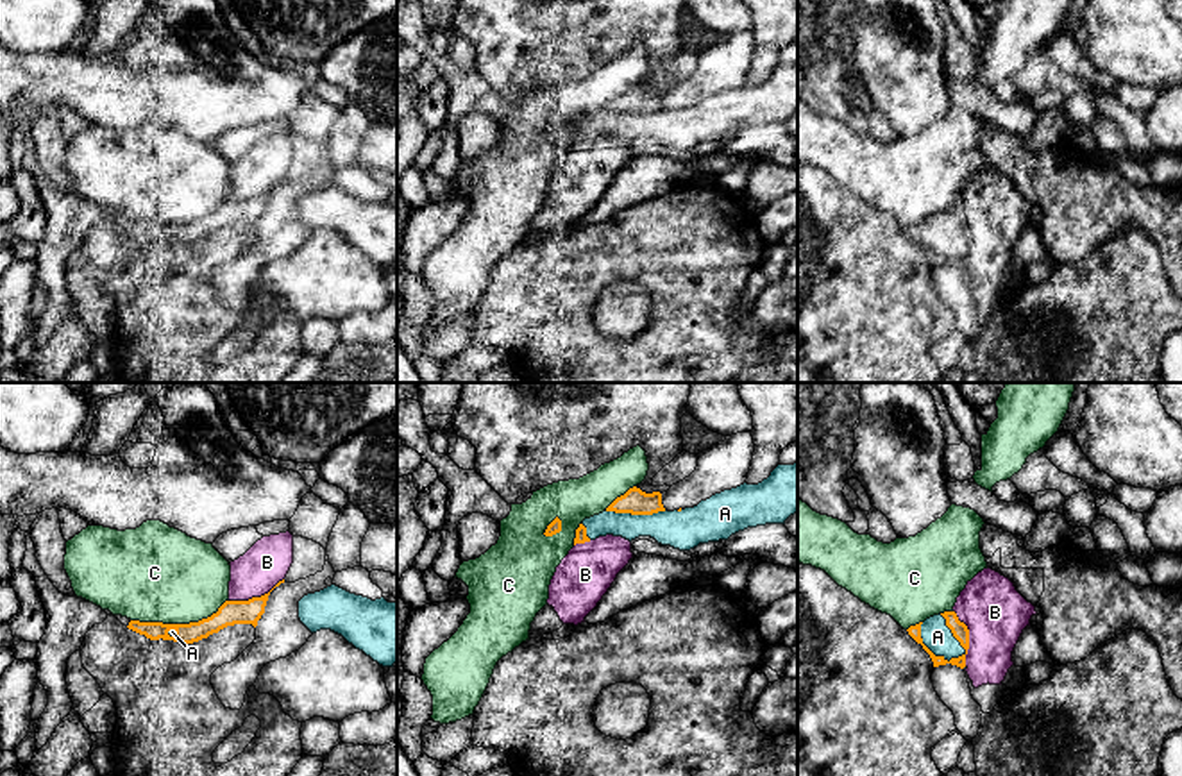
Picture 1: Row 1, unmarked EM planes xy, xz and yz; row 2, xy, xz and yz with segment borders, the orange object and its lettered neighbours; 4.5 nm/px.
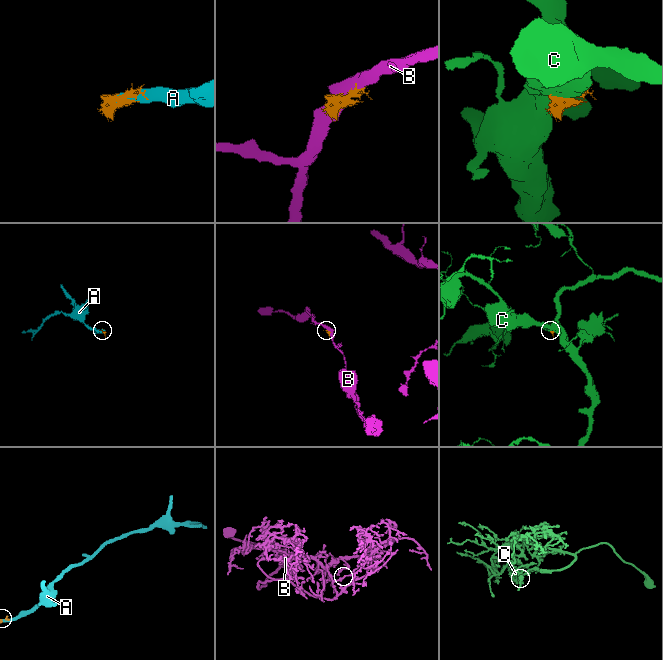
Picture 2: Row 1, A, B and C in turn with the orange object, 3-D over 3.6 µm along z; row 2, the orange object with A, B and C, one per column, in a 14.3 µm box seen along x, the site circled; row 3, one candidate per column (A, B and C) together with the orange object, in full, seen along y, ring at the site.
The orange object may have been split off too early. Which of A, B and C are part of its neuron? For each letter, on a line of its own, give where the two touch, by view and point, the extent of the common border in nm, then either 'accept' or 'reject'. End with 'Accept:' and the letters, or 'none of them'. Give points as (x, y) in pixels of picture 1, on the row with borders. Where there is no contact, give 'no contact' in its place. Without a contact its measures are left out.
A: contact yz (934, 655); length 260 nm; accept
B: contact yz (968, 639); length 260 nm; reject
C: contact xy (179, 624); length 460 nm; reject
Accept: A

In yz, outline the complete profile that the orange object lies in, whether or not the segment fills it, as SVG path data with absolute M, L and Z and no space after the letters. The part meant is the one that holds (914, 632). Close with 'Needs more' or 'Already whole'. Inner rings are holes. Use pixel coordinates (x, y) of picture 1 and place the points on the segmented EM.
M955 612L933 615L907 631L930 654L933 667L946 663L966 667L969 629Z. Needs more

